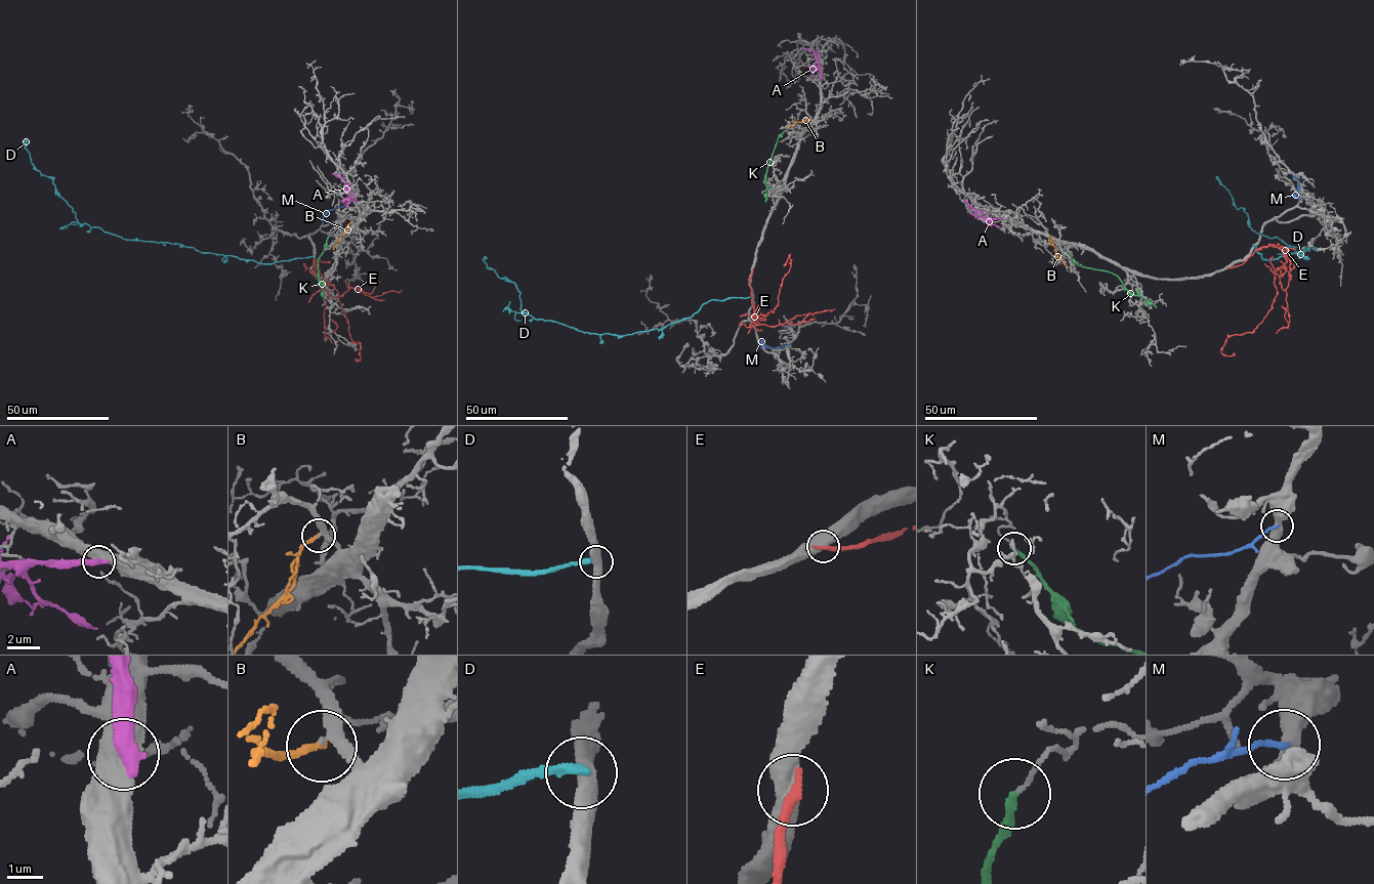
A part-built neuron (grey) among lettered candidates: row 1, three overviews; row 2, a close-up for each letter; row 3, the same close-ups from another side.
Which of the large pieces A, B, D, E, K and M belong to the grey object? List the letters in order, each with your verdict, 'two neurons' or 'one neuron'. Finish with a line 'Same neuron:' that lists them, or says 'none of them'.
A: two neurons
B: two neurons
D: two neurons
E: two neurons
K: two neurons
M: two neurons
Same neuron: none of them

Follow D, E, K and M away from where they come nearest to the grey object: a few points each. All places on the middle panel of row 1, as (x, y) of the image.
D: (753, 296), (710, 300), (661, 329), (583, 333), (523, 313), (515, 284), (488, 268), (486, 257)
E: (752, 270), (748, 283), (756, 324), (778, 306), (790, 254), (784, 265)
K: (784, 131), (778, 138), (765, 174), (765, 202)
M: (789, 344), (777, 348), (766, 346), (762, 342), (760, 348)

